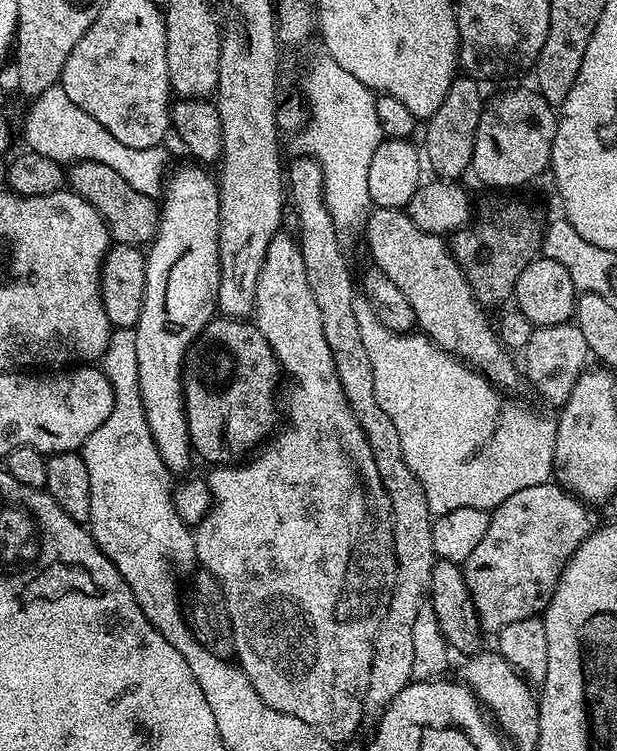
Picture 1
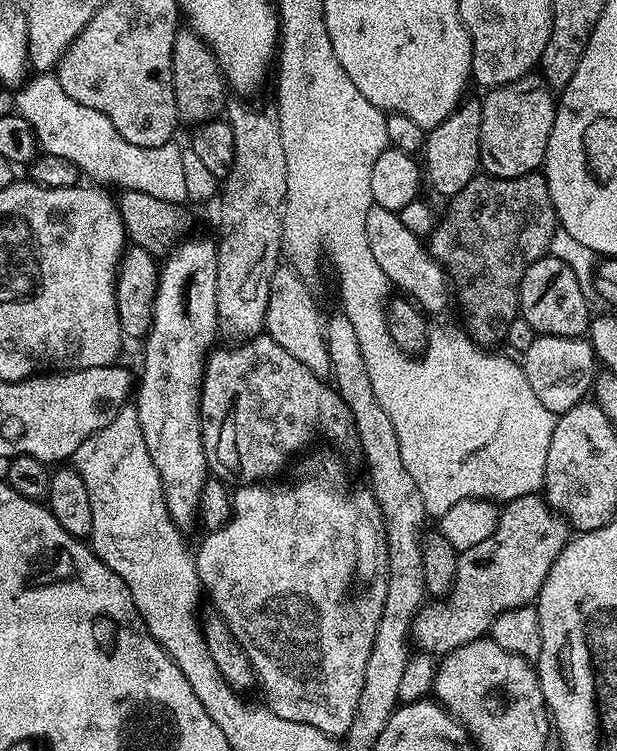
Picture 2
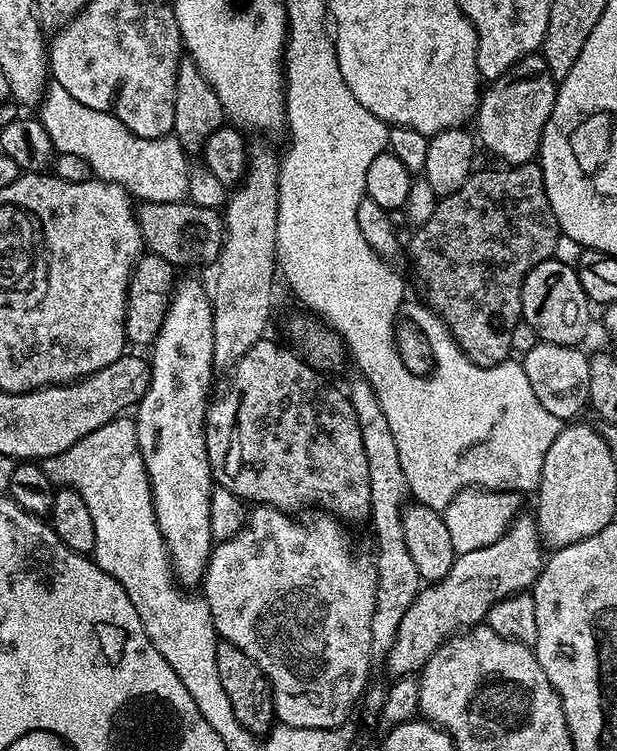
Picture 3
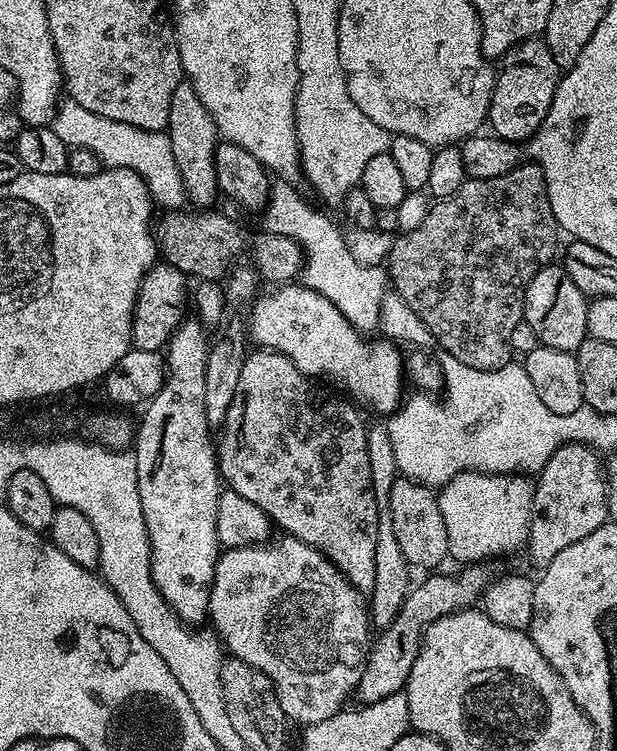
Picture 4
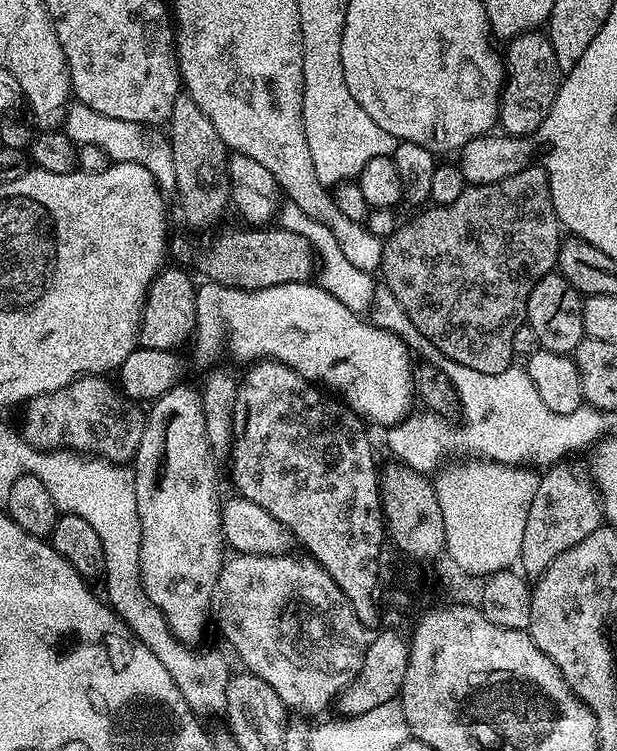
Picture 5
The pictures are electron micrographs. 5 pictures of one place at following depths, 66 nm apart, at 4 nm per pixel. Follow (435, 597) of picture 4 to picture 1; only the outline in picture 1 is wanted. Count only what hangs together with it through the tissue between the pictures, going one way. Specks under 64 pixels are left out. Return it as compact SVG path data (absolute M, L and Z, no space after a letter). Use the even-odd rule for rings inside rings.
M538 482L534 486L526 486L526 490L518 490L518 494L510 494L506 502L491 509L482 542L478 542L478 546L474 546L474 551L470 553L470 558L462 562L464 581L472 593L480 626L485 633L499 634L503 628L510 626L510 622L520 622L522 618L540 616L543 613L558 586L560 575L568 565L568 559L594 530L592 512L588 508L591 507L585 501L559 484Z

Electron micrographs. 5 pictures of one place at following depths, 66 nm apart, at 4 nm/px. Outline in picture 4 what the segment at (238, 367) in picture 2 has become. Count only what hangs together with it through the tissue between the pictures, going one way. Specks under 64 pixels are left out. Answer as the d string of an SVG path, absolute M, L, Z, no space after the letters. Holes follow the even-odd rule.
M269 348L252 351L245 355L242 374L238 374L238 390L234 390L234 400L230 402L230 410L226 410L226 418L219 429L218 443L214 448L221 481L231 491L242 494L242 498L246 498L249 502L254 502L254 506L258 506L258 510L266 513L277 529L284 528L280 530L293 536L294 539L310 545L311 548L317 548L350 581L357 592L370 594L374 590L374 550L378 546L378 526L380 525L382 506L376 501L376 495L372 489L370 454L366 450L368 428L366 423L364 424L363 418L360 417L361 409L347 399L344 399L345 401L339 400L338 397L331 396L330 393L323 392L320 388L315 388L312 385L315 383L306 374L302 374L302 370L298 370L298 366L294 366L294 362L290 362L290 358L277 352L271 352Z

